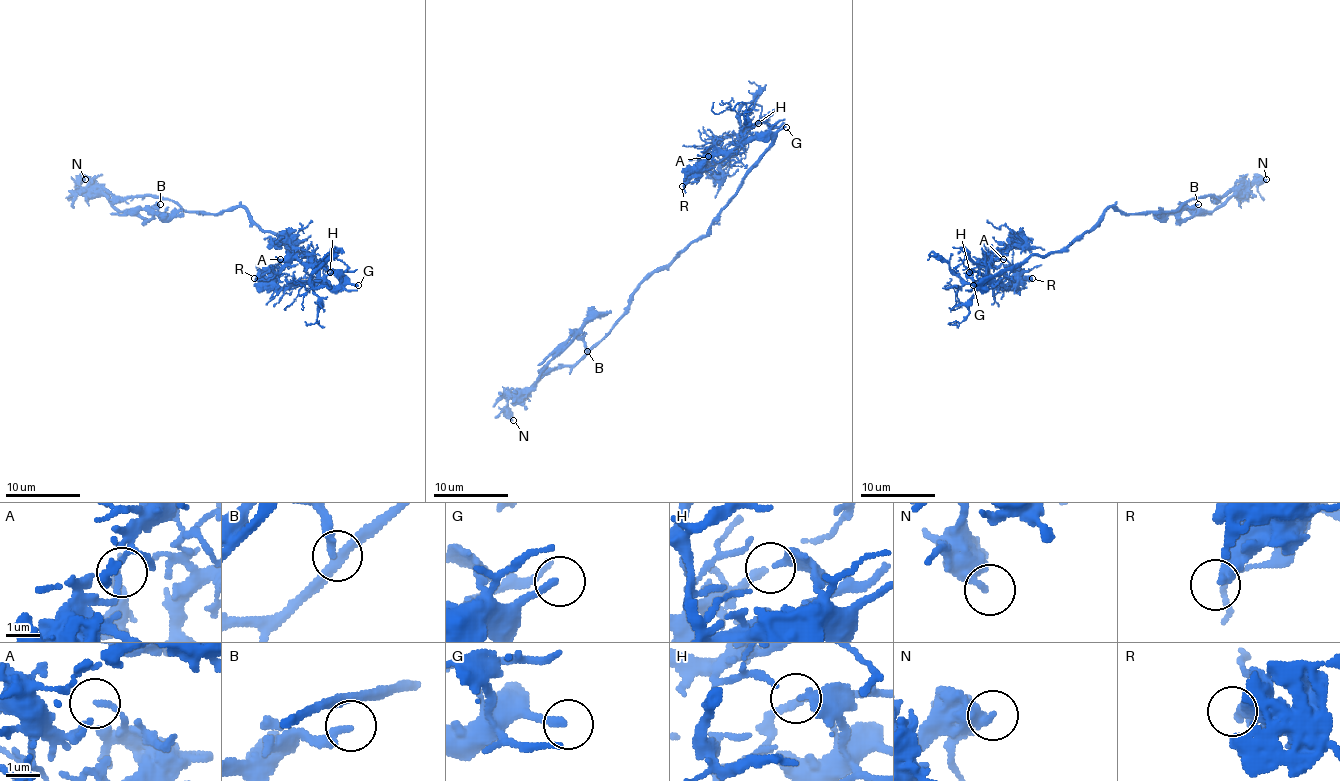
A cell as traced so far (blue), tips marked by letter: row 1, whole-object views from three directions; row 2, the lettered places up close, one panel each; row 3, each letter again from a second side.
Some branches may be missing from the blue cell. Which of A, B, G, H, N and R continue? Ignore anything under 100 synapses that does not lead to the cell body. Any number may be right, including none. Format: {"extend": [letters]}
{"extend": ["G"]}

